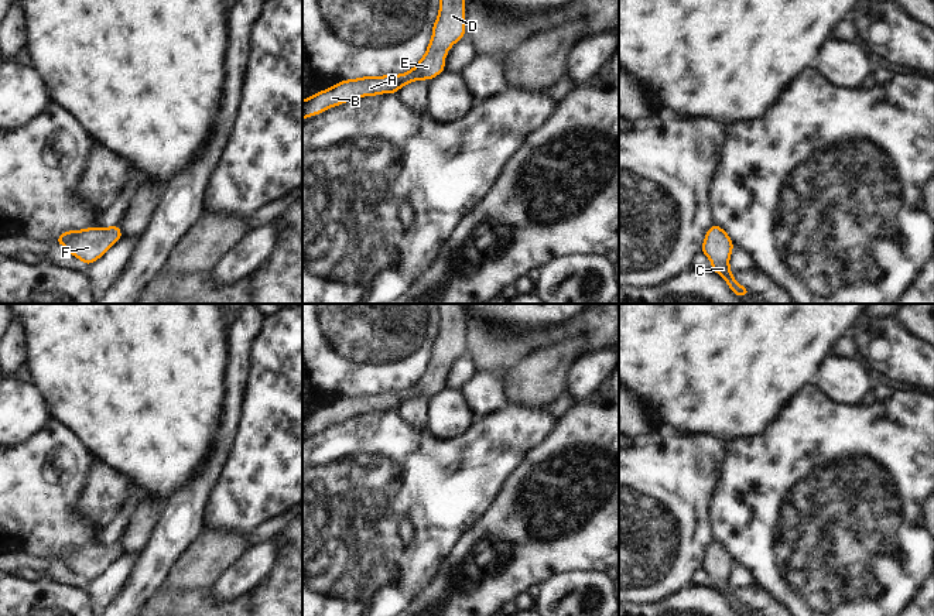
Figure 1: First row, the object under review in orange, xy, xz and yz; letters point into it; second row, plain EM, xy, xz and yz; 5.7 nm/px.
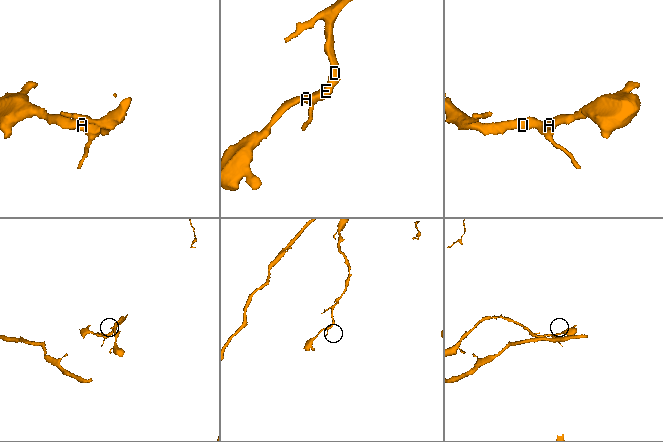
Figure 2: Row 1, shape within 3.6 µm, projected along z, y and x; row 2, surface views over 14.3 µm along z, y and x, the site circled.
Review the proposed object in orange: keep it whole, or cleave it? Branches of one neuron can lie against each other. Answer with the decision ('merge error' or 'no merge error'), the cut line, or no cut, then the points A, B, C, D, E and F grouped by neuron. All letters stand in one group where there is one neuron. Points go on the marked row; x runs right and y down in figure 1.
no merge error; no cut; A B C D E F

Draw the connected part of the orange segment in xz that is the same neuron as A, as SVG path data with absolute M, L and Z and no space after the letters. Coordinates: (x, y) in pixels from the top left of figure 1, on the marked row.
M441 0L438 8L438 17L432 25L432 37L427 47L427 52L418 61L418 64L400 75L383 75L383 76L362 76L357 79L346 79L338 82L336 85L311 95L302 100L302 120L315 114L319 114L331 107L343 105L352 99L363 96L377 96L382 93L398 93L398 89L404 85L408 85L414 81L430 81L445 71L445 58L452 45L456 41L465 38L465 0Z

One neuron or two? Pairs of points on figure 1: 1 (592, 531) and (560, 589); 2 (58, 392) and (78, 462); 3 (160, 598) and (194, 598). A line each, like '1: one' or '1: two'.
1: two
2: two
3: one

